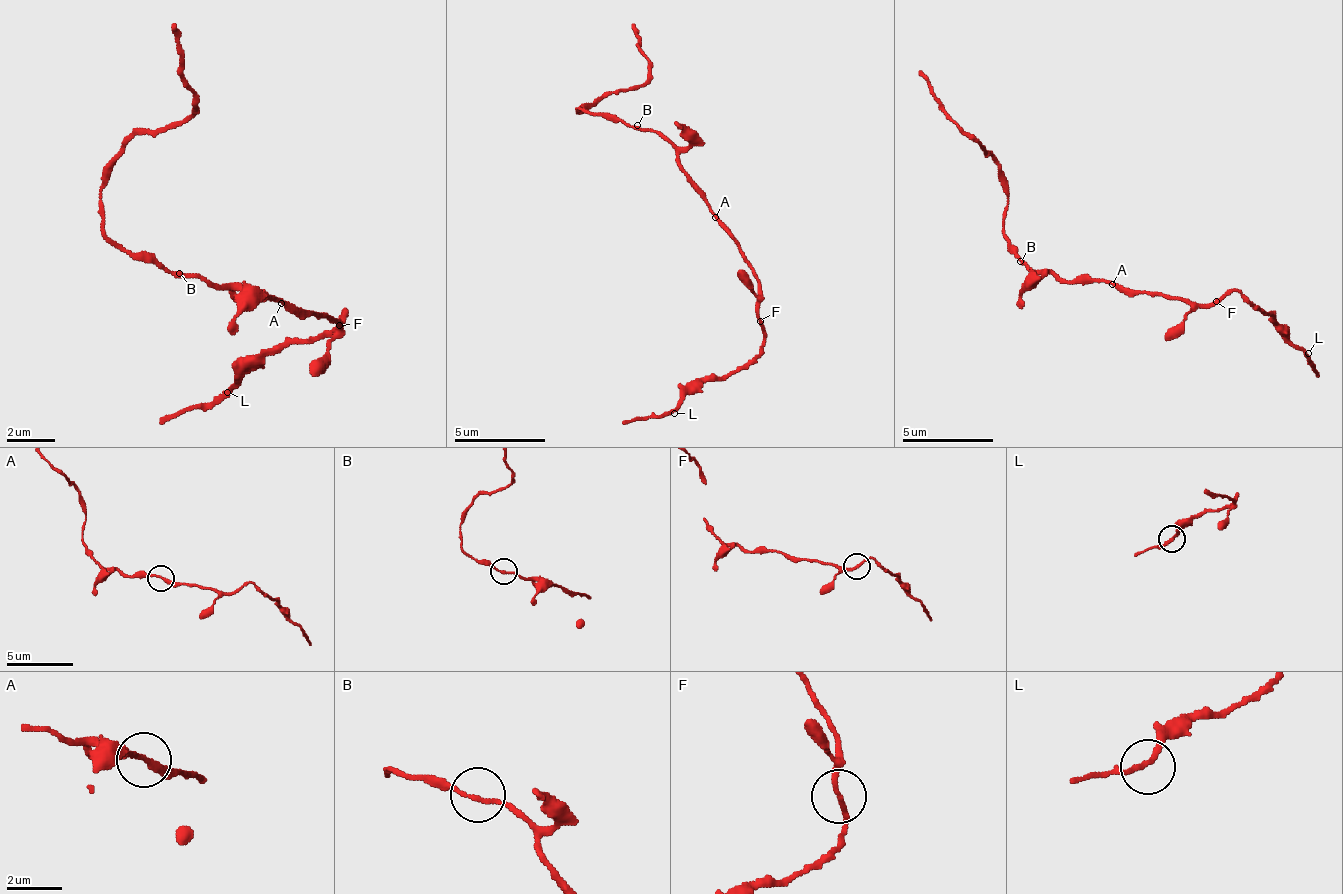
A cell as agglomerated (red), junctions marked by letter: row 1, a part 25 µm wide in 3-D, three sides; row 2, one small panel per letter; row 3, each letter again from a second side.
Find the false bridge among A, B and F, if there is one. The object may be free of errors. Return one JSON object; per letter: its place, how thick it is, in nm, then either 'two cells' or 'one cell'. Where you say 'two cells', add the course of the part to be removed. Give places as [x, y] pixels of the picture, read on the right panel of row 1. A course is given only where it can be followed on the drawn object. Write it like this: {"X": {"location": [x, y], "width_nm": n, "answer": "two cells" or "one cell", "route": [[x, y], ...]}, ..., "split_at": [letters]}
{"A": {"location": [1112, 284], "width_nm": 190, "answer": "one cell"}, "B": {"location": [1020, 261], "width_nm": 160, "answer": "one cell"}, "F": {"location": [1216, 301], "width_nm": 180, "answer": "two cells", "route": [[1217, 302], [1235, 289], [1253, 307], [1267, 312], [1272, 321], [1313, 362], [1317, 376]]}, "split_at": ["F"]}

